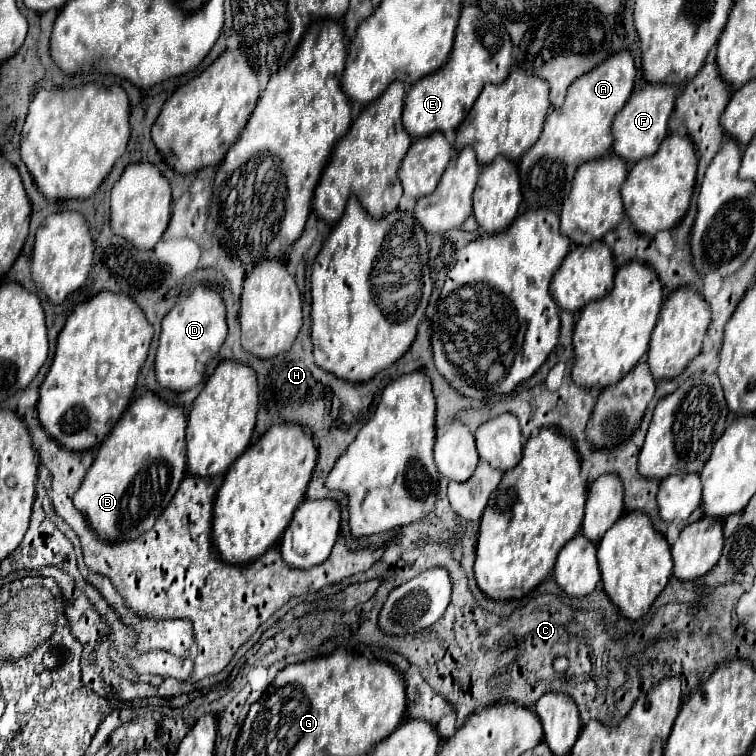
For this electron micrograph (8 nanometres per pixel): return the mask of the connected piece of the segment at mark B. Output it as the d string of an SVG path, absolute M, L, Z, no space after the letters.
M153 392L137 396L127 406L117 426L99 446L97 458L73 500L103 540L135 540L167 508L187 472L185 428L183 408L167 404Z

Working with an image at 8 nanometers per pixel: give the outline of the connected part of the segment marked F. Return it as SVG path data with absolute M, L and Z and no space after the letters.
M647 82L643 88L631 94L623 110L613 120L613 150L617 156L621 156L627 162L637 162L641 158L653 156L661 142L667 136L667 124L669 116L675 108L679 96L679 88L671 84L653 84Z

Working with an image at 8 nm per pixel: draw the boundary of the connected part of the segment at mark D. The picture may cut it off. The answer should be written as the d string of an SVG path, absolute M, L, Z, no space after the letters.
M203 282L187 298L177 302L161 322L161 338L155 356L157 382L173 392L185 392L199 384L205 374L205 366L219 352L225 336L225 304L213 286Z

